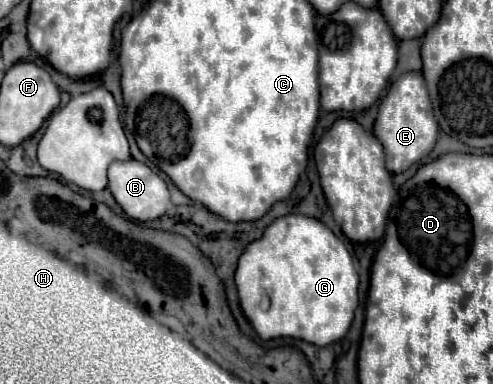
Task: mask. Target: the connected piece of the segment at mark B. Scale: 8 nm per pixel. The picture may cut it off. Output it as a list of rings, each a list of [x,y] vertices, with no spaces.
[[[136,159],[130,161],[114,161],[108,169],[108,189],[112,191],[118,205],[124,213],[134,221],[154,221],[166,213],[170,205],[170,191],[160,175],[156,175],[146,163]]]

